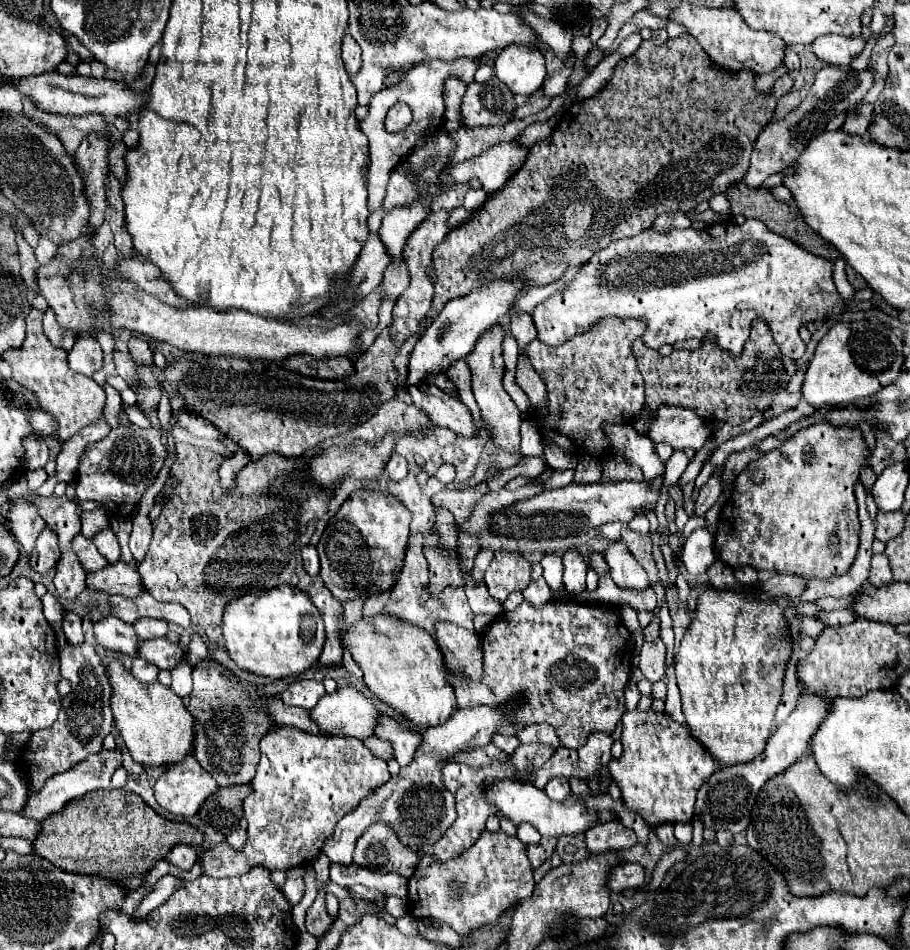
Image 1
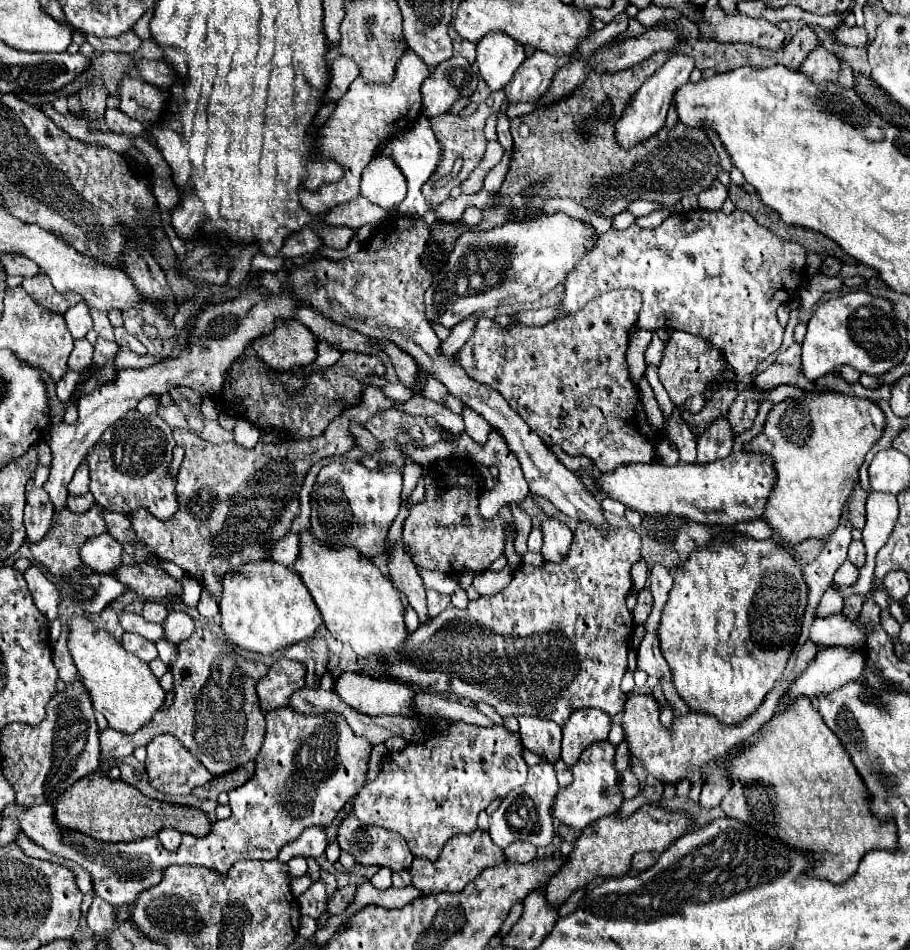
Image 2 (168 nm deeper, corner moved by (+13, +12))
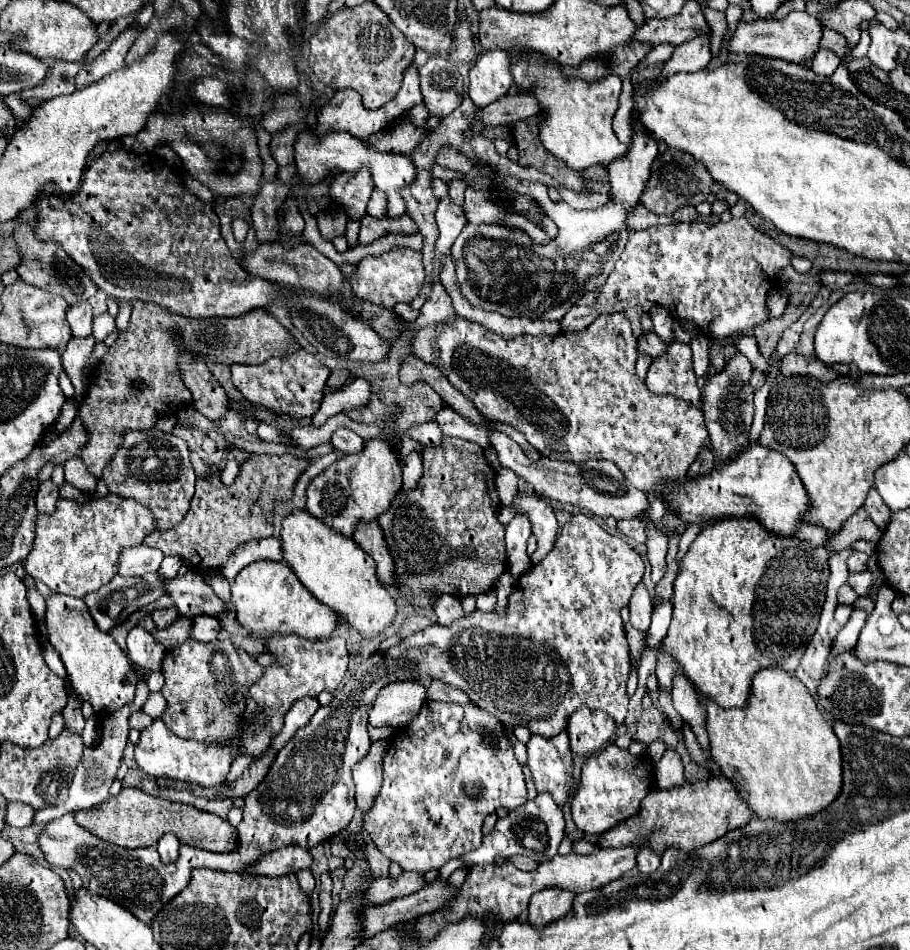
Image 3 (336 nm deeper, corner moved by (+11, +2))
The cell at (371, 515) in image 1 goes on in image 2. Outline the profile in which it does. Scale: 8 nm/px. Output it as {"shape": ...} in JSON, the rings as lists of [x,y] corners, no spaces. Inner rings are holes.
{"shape":[[[331,462],[321,468],[311,492],[311,534],[329,548],[353,546],[363,558],[381,556],[385,538],[401,508],[401,474],[393,466],[381,472],[367,470],[359,462]]]}

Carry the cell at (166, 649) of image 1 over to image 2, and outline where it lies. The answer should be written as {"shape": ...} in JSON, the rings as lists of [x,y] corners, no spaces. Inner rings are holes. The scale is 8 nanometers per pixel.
{"shape":[[[171,612],[163,622],[165,640],[171,644],[179,644],[193,634],[193,620],[185,612]]]}

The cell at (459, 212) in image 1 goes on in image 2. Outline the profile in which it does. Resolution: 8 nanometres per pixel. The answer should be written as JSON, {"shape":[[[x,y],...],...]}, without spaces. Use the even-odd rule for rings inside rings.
{"shape":[[[419,116],[417,122],[413,122],[411,128],[407,128],[405,132],[399,132],[397,136],[393,136],[383,148],[381,154],[391,156],[395,160],[395,164],[401,168],[401,172],[407,178],[407,198],[401,202],[401,206],[395,210],[395,214],[403,214],[403,216],[423,216],[425,212],[431,212],[427,200],[421,196],[421,184],[425,184],[425,180],[429,180],[429,176],[433,176],[433,172],[437,170],[437,164],[441,162],[441,144],[431,128],[431,122],[427,116]]]}

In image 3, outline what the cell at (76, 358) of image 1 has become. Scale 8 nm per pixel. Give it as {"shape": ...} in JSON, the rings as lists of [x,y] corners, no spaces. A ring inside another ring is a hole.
{"shape":[[[81,302],[81,304],[71,306],[67,310],[67,322],[71,324],[73,336],[77,336],[77,338],[89,336],[91,334],[91,318],[93,318],[93,312],[91,312],[89,302]]]}

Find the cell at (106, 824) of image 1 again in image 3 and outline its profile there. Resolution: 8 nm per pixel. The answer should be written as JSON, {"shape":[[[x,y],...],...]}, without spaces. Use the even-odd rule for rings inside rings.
{"shape":[[[123,788],[119,796],[111,796],[91,810],[75,812],[77,824],[89,830],[93,836],[107,840],[123,848],[145,848],[157,846],[159,838],[173,832],[181,844],[203,848],[209,852],[231,852],[235,850],[235,828],[221,816],[197,810],[187,804],[169,802],[163,798],[149,796],[137,788]]]}

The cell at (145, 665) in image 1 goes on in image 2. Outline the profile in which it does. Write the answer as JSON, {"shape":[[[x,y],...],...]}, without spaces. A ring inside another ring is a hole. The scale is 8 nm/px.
{"shape":[[[125,632],[123,638],[121,638],[121,644],[123,644],[123,648],[125,648],[129,654],[141,658],[143,662],[151,662],[151,660],[157,658],[157,648],[155,648],[155,644],[149,642],[149,640],[145,640],[145,638],[141,638],[141,636],[137,636],[137,634]]]}

